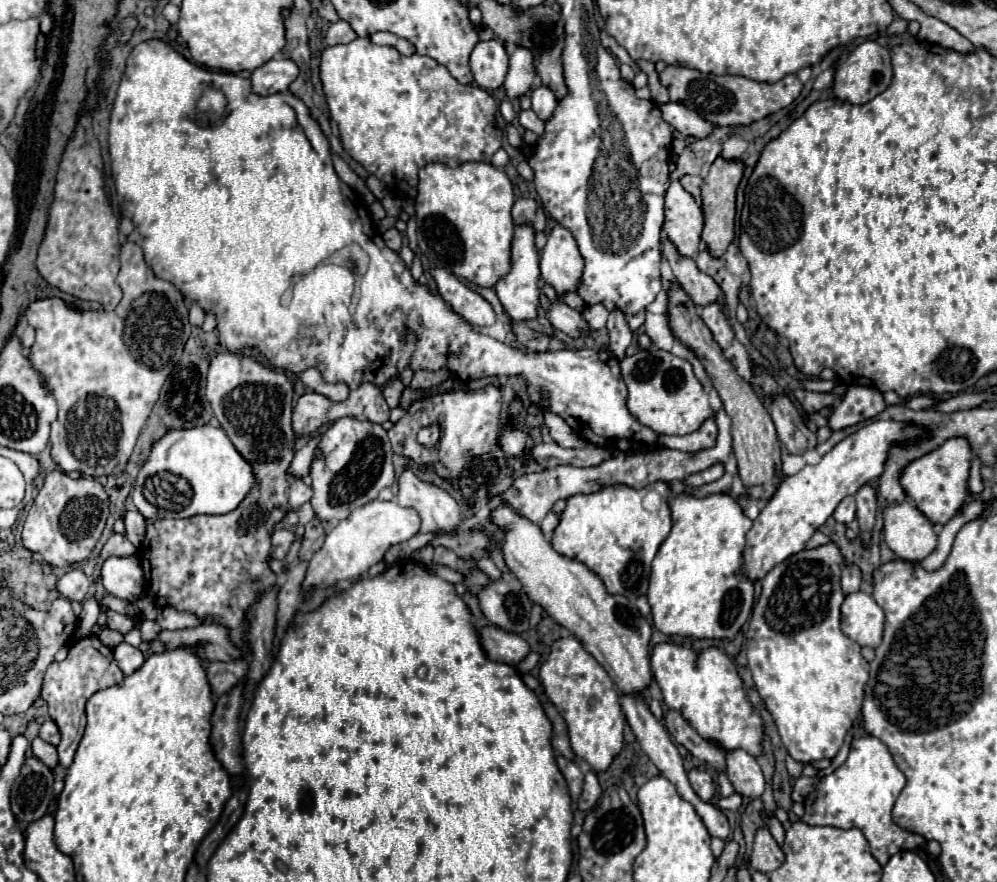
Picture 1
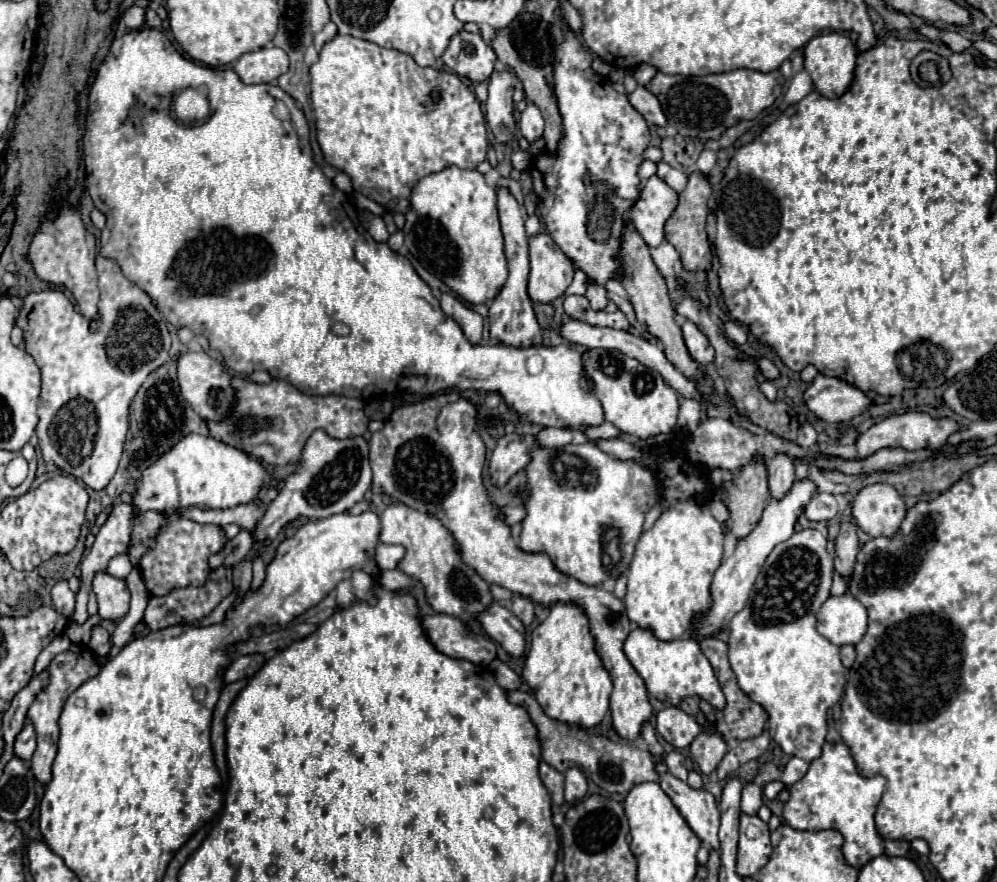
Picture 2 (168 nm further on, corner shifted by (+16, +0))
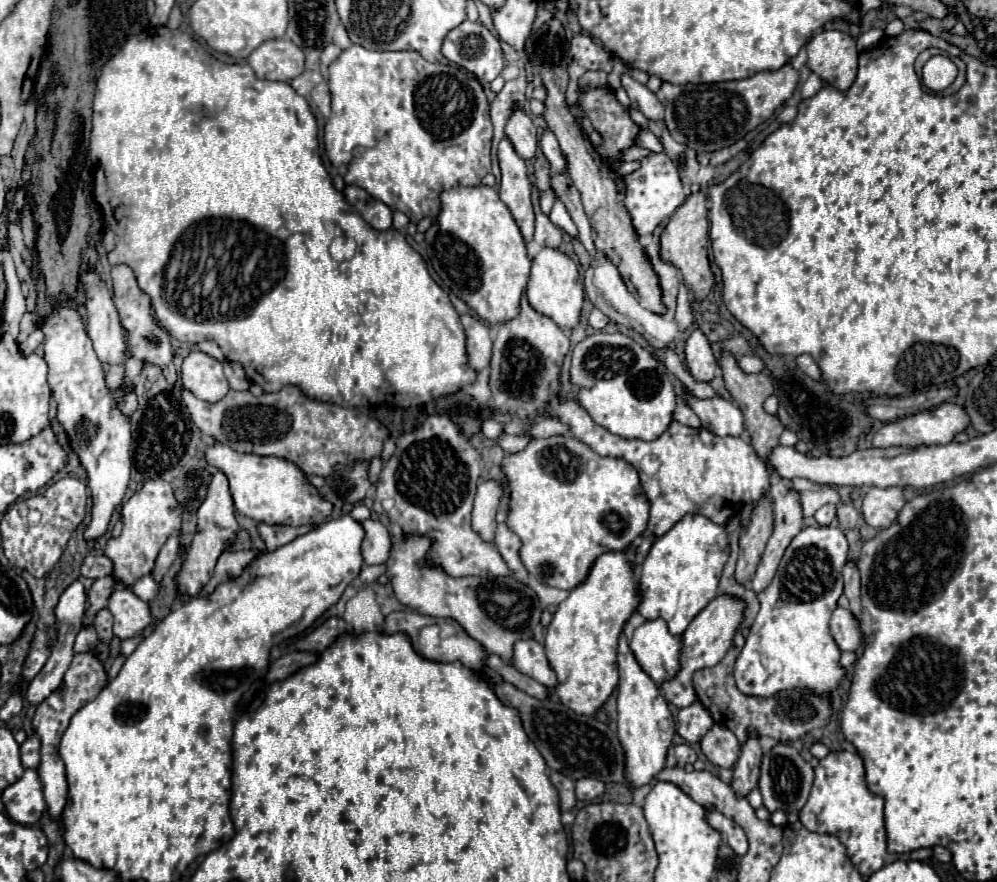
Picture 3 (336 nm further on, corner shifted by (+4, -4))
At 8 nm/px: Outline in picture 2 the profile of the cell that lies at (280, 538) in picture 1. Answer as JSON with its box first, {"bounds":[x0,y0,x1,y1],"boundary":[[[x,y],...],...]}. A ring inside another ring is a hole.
{"bounds":[208,529,254,569],"boundary":[[[242,529],[234,539],[228,539],[226,545],[218,553],[212,553],[208,557],[208,567],[216,569],[220,565],[226,565],[226,567],[236,565],[246,559],[246,555],[252,551],[252,545],[254,545],[254,541],[252,541],[250,531]]]}

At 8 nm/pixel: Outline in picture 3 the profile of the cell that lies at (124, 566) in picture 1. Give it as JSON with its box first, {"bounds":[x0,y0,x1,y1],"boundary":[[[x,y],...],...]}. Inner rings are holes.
{"bounds":[108,587,152,639],"boundary":[[[126,587],[112,591],[108,609],[114,615],[114,635],[120,639],[128,639],[128,637],[144,631],[152,621],[148,603],[140,601]]]}

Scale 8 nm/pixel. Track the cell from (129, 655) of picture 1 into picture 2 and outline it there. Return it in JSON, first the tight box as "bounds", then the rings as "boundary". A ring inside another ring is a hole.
{"bounds":[88,625,112,657],"boundary":[[[96,625],[92,629],[92,637],[90,637],[90,643],[88,647],[98,655],[98,657],[108,657],[108,651],[112,647],[110,643],[110,633],[102,627],[102,625]]]}

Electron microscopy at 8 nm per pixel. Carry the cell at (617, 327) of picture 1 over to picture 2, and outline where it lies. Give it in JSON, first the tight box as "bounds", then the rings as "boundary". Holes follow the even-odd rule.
{"bounds":[586,281,608,309],"boundary":[[[590,281],[590,283],[588,283],[586,299],[590,301],[592,309],[604,309],[606,303],[608,303],[608,299],[606,299],[606,289],[604,289],[600,283],[596,283],[596,281]]]}

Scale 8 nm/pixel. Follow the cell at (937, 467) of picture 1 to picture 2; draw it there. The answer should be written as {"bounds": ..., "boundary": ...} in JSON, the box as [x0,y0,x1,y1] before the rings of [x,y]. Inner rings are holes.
{"bounds":[856,411,958,457],"boundary":[[[908,411],[902,415],[890,415],[884,421],[872,425],[866,433],[862,433],[856,441],[856,449],[860,457],[872,455],[872,451],[878,451],[880,447],[904,447],[904,449],[920,449],[920,447],[932,447],[938,449],[946,443],[948,435],[958,431],[958,423],[950,417],[932,417],[928,413],[918,413],[918,411]]]}

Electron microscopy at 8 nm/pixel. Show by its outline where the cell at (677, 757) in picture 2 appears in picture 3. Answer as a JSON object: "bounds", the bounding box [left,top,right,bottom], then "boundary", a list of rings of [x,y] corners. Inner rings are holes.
{"bounds":[674,745,696,767],"boundary":[[[676,745],[674,747],[674,755],[676,755],[676,763],[678,763],[678,767],[684,767],[686,763],[694,763],[696,761],[696,753],[694,753],[694,749],[690,747],[690,745]]]}

